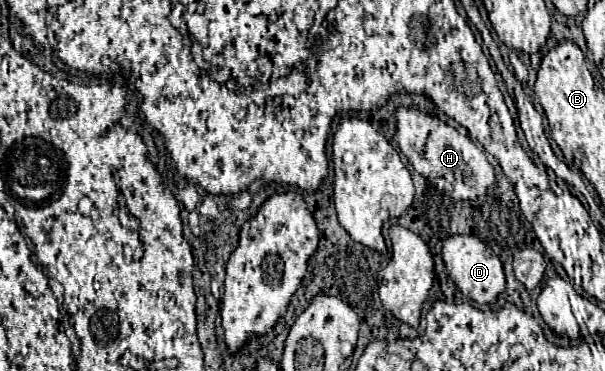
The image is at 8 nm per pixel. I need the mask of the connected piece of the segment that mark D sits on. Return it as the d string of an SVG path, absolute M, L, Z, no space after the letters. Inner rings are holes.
M460 234L448 236L442 242L442 260L446 264L446 270L448 270L450 278L458 286L458 290L464 296L468 296L470 300L478 302L478 304L494 302L498 298L498 294L506 288L500 258L492 252L490 246L486 246L482 240L478 240L472 234L468 234L468 236L460 236Z

